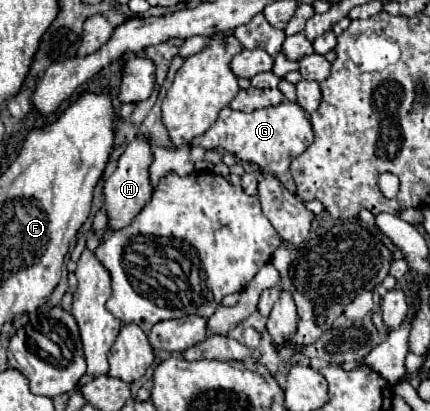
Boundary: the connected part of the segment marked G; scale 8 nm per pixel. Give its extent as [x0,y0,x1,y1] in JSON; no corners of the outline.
[192,103,314,193]

